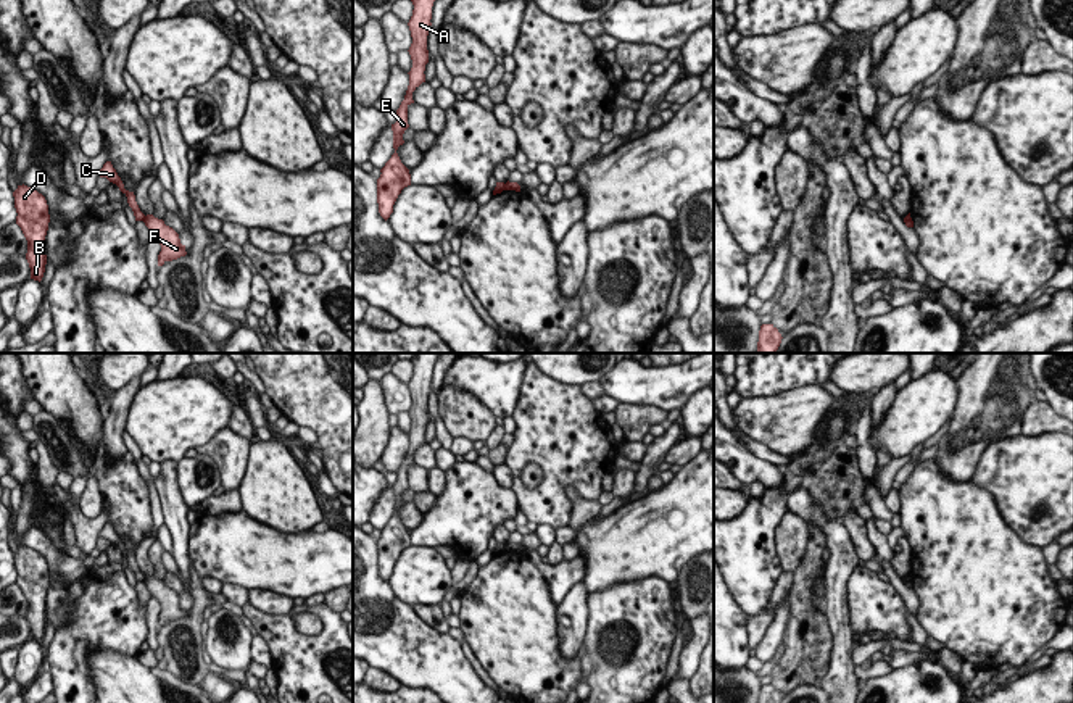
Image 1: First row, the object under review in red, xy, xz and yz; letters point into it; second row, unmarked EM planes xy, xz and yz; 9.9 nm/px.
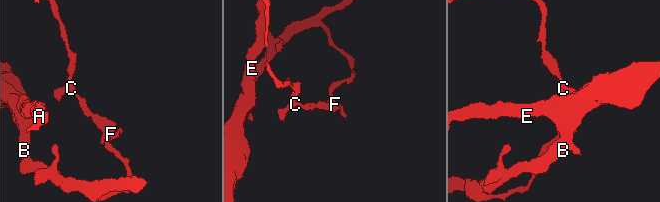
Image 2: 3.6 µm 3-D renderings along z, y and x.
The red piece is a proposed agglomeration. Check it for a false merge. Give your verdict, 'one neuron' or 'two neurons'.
two neurons

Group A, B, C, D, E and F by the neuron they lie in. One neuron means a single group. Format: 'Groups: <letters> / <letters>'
Groups: A B D E F / C

